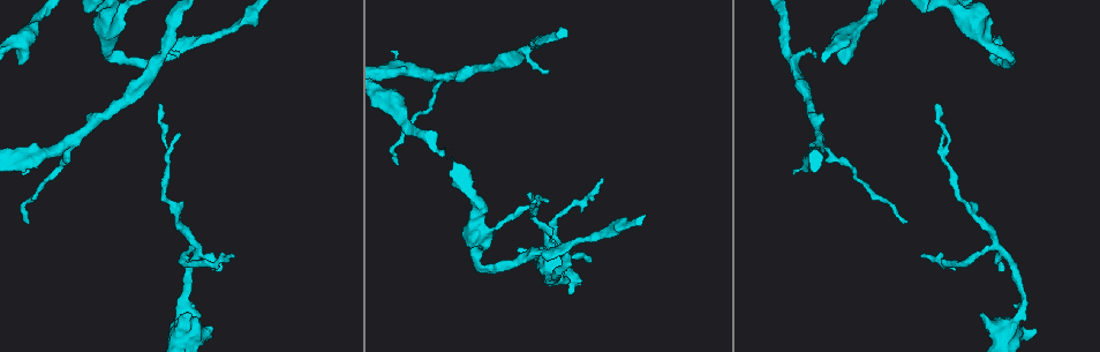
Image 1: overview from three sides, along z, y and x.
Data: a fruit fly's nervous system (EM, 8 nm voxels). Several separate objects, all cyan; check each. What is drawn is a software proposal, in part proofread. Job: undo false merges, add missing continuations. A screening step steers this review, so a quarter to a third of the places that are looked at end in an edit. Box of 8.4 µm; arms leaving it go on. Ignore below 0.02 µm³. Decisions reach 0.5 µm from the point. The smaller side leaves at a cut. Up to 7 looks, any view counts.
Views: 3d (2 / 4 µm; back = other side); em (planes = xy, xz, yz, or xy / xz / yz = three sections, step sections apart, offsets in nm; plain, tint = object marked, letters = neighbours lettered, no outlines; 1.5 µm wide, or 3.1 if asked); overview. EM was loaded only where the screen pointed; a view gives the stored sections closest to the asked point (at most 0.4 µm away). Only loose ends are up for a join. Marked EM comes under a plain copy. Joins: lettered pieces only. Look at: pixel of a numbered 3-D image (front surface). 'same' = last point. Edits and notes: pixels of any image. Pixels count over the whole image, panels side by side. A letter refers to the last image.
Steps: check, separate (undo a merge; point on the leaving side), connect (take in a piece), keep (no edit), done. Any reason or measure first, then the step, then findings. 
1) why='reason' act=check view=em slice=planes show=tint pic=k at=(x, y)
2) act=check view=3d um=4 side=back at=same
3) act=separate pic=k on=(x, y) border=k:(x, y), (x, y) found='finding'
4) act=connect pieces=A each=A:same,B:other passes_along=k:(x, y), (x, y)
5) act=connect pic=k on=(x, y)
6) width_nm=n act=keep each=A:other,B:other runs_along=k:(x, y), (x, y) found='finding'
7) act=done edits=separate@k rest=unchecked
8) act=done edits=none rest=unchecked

why='abrupt turn' act=check view=3d um=4 pic=1 at=(548, 271)

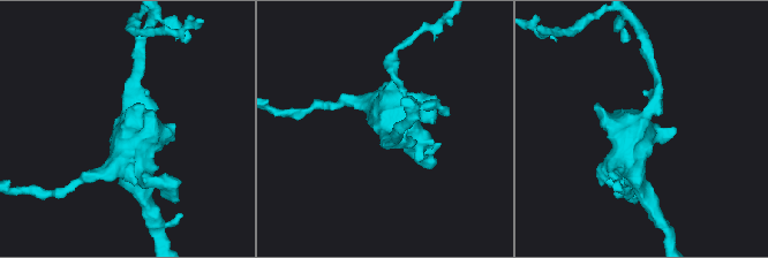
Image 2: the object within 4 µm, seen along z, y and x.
act=check view=em slice=planes show=letters pic=2 at=(643, 119)

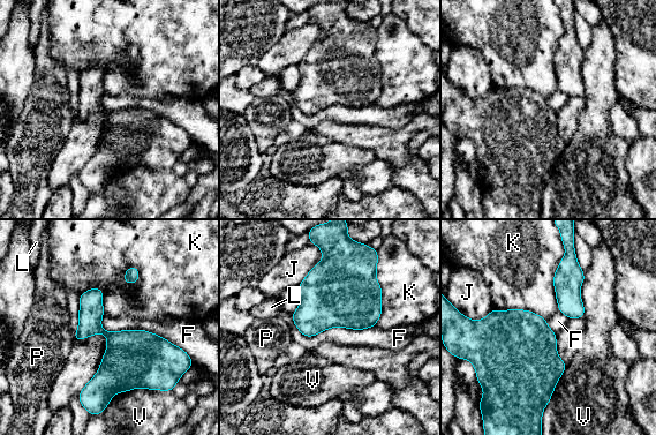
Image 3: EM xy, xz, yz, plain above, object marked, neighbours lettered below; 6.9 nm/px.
act=keep each=F:other,J:other,K:other,L:other,P:other,V:other border=3:(99, 321), (185, 351) found='all the same neuron'

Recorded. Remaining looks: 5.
why='free end' act=check view=em slice=planes show=letters pic=1 at=(527, 195)

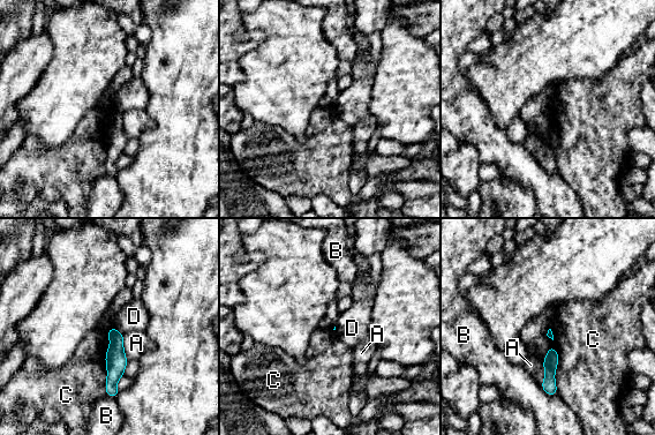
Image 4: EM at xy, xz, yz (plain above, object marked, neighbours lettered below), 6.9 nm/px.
act=keep each=A:other,B:other,C:other,D:other border=4:(554, 344), (557, 351), (557, 395) found='no lettered piece goes on from it'

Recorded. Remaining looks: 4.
why='sudden change in width' act=check view=em slice=xy step=4 show=tint pic=1 at=(399, 112)

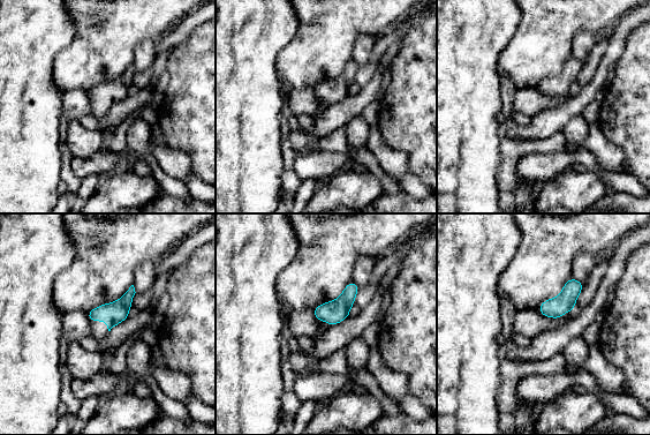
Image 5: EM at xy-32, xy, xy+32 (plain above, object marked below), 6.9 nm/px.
why='another direction' act=check view=em slice=planes show=letters at=same

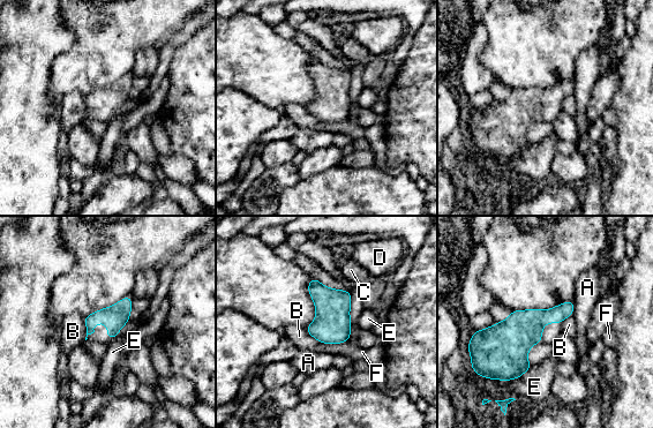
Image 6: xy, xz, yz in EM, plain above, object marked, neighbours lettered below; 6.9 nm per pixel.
width_nm=170 act=keep each=A:other,B:other,C:other,D:other,E:other,F:other border=6:(532, 367), (510, 380), (475, 373) found='one neuron here'

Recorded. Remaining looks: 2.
act=done edits=none rest=unchecked

